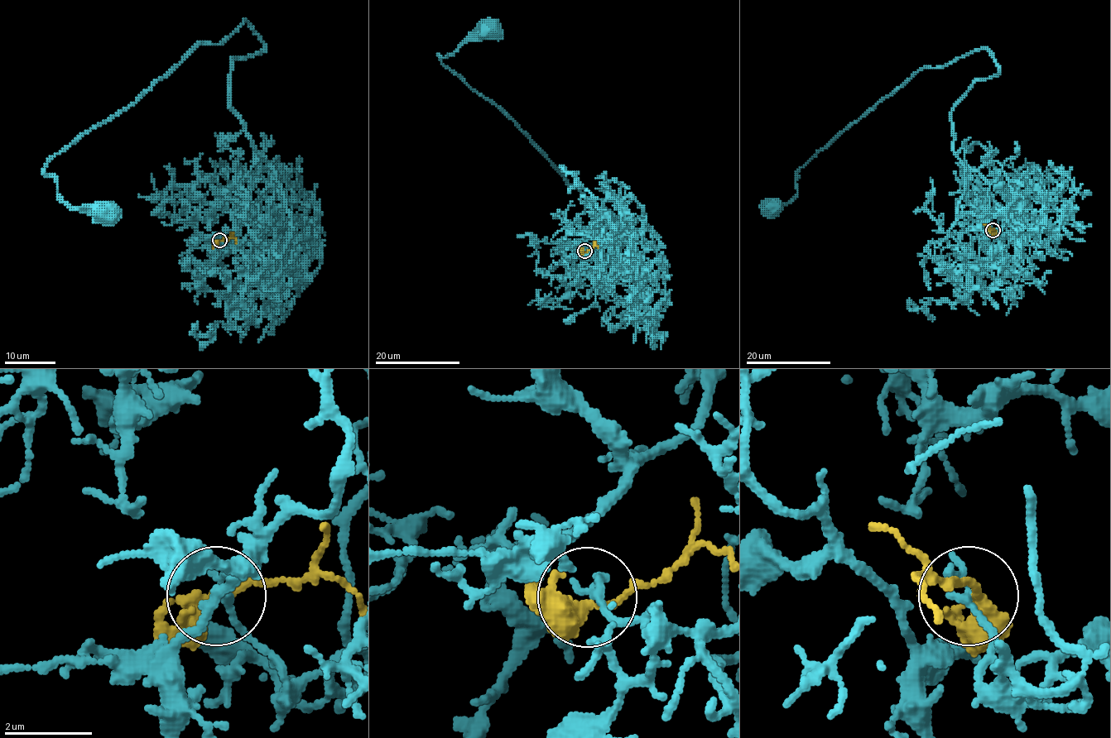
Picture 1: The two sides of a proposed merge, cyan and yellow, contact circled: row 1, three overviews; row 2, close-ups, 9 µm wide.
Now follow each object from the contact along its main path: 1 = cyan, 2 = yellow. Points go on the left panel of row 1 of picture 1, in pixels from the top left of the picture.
1: (219, 240), (283, 215), (230, 105), (231, 63), (264, 49), (247, 21), (43, 170), (108, 213)
2: (219, 240), (228, 238), (231, 232)

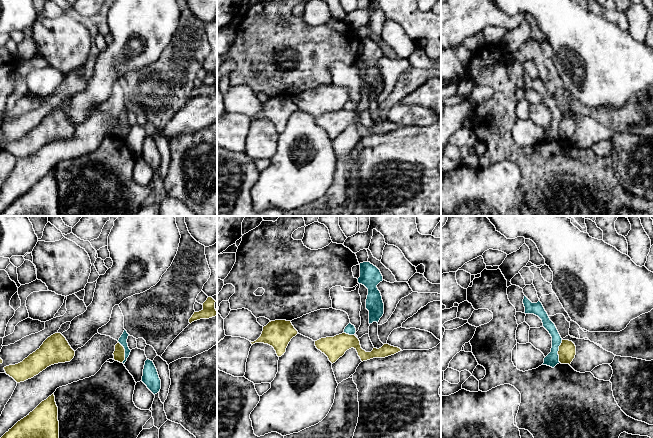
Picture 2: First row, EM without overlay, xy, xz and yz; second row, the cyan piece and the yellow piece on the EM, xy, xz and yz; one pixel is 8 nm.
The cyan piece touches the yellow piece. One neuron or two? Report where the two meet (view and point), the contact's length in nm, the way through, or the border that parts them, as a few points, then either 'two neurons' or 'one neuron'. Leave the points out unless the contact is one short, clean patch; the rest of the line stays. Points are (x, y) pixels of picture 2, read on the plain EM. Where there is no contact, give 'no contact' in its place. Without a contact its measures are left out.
meets cyan in yz at (558, 126); contact 190 nm long; border along yz (562, 116), (558, 127), (559, 138); two neurons

